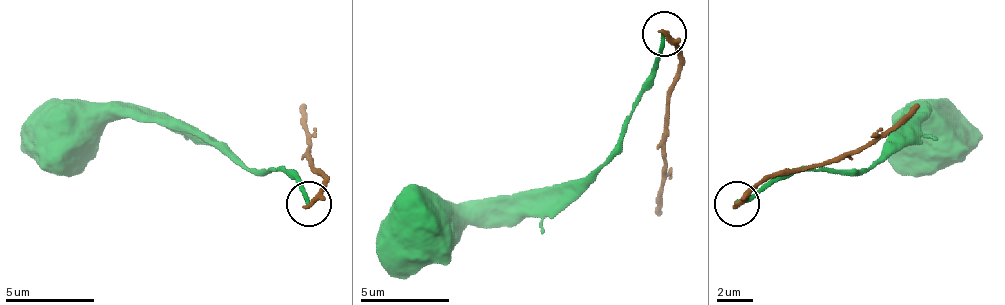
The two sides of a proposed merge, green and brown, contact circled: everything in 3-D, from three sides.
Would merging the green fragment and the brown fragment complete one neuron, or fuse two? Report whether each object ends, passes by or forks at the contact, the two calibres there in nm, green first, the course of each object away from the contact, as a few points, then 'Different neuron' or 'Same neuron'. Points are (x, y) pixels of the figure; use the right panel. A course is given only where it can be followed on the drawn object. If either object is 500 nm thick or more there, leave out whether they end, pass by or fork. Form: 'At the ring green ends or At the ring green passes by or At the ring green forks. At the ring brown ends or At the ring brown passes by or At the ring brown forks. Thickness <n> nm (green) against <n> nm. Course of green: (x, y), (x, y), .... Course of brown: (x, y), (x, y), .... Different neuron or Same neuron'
At the ring green ends. At the ring brown ends. Thickness 240 nm (green) against 320 nm. Course of green: (736, 202), (798, 171), (847, 171), (874, 162), (909, 118), (927, 140). Course of brown: (736, 202), (771, 176), (860, 154), (918, 105). Different neuron

